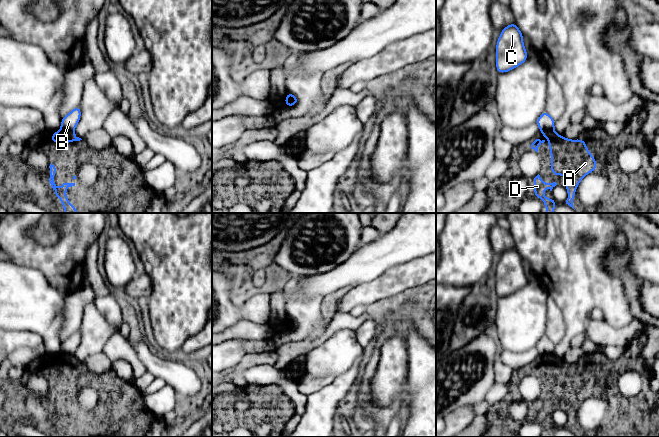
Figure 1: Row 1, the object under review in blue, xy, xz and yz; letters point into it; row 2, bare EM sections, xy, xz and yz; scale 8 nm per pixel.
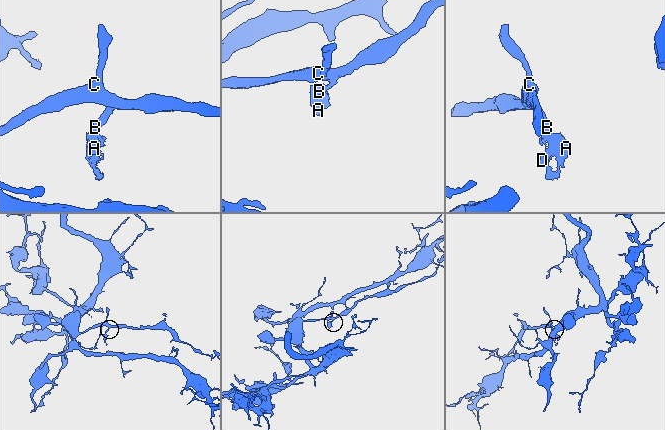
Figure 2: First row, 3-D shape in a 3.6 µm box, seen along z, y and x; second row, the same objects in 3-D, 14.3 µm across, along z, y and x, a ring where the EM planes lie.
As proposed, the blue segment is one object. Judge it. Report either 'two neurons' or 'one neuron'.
two neurons

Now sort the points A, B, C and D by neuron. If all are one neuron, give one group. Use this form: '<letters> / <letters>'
A D / B C

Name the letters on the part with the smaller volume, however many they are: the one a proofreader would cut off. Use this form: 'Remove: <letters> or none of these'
Remove: A, D

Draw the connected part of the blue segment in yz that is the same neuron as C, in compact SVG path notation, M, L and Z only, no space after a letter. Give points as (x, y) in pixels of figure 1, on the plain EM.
M512 247L501 254L496 268L498 298L510 295L528 283L522 261L523 258L516 247Z

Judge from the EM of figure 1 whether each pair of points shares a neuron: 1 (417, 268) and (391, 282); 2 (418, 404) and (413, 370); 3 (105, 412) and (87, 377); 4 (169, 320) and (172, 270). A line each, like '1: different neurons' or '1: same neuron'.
1: same neuron
2: same neuron
3: same neuron
4: same neuron

